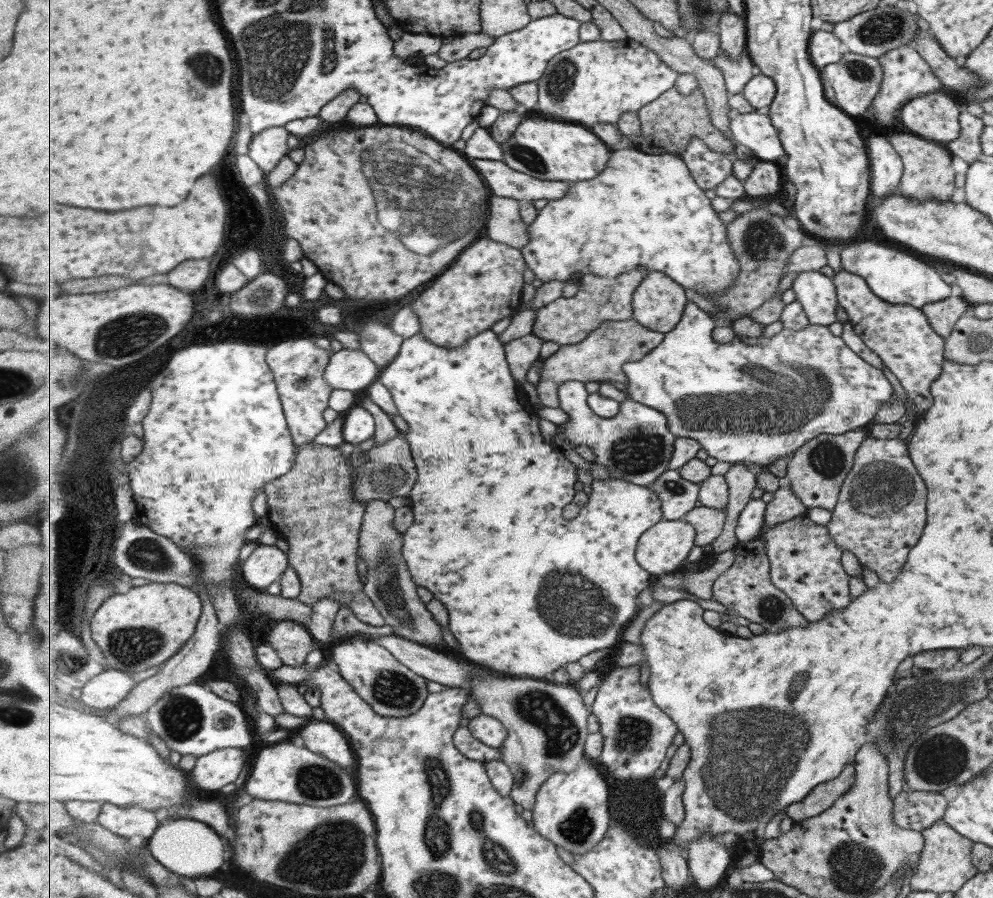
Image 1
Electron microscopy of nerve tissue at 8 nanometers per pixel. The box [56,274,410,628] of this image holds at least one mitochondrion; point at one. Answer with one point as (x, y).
(136, 334)

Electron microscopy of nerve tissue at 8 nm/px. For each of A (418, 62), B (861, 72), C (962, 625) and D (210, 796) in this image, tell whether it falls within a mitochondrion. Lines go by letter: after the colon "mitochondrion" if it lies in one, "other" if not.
A: other
B: mitochondrion
C: other
D: other

